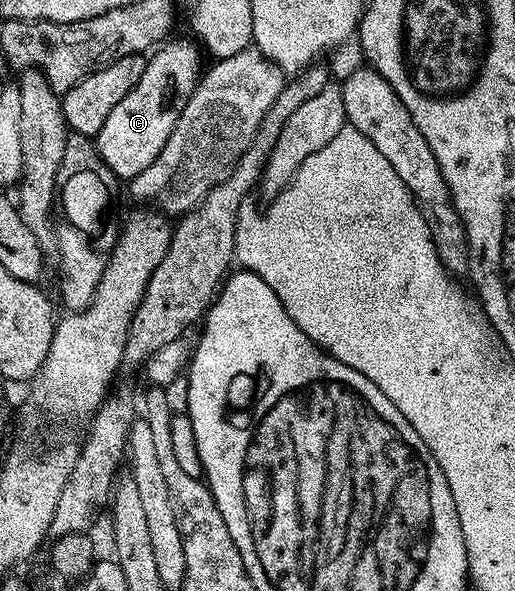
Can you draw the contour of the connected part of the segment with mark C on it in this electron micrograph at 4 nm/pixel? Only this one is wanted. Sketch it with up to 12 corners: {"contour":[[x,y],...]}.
{"contour":[[159,44],[98,132],[119,179],[164,151],[198,86],[199,46]]}

